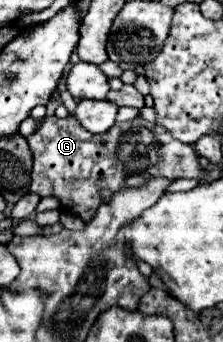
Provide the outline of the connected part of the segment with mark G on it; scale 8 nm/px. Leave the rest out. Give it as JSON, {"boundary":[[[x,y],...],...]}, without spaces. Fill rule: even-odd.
{"boundary":[[[49,116],[27,138],[33,152],[33,172],[29,192],[37,196],[53,196],[61,202],[61,210],[77,214],[83,222],[89,222],[99,204],[107,204],[111,196],[123,188],[137,188],[155,176],[169,180],[177,178],[205,178],[205,170],[199,166],[195,150],[179,140],[167,144],[155,140],[157,124],[147,122],[141,116],[129,122],[115,122],[111,130],[103,134],[87,132],[75,116],[57,118]]]}

